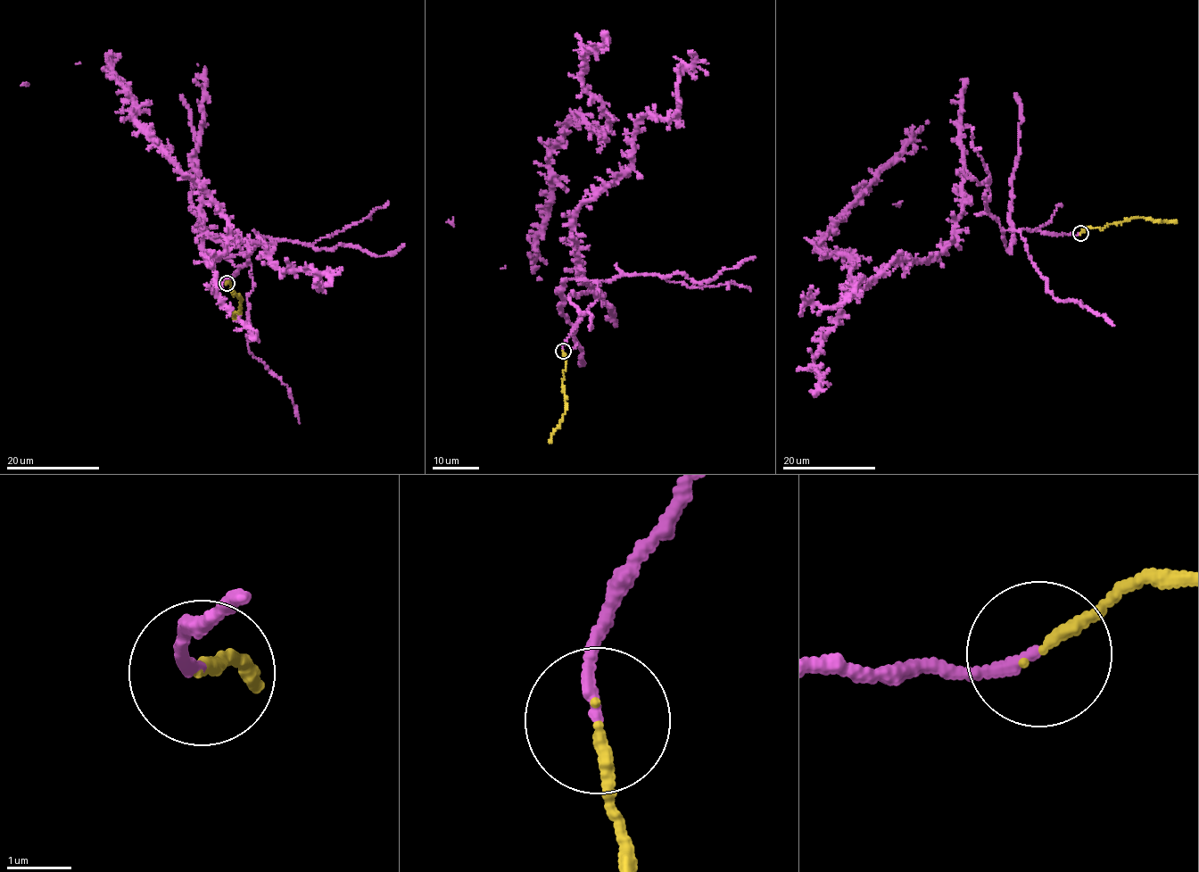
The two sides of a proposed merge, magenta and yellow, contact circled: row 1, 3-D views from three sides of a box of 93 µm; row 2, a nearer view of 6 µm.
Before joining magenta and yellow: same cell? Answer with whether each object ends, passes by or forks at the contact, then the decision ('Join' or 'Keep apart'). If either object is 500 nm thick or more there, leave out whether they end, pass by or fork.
At the ring magenta ends. At the ring yellow ends. Join

